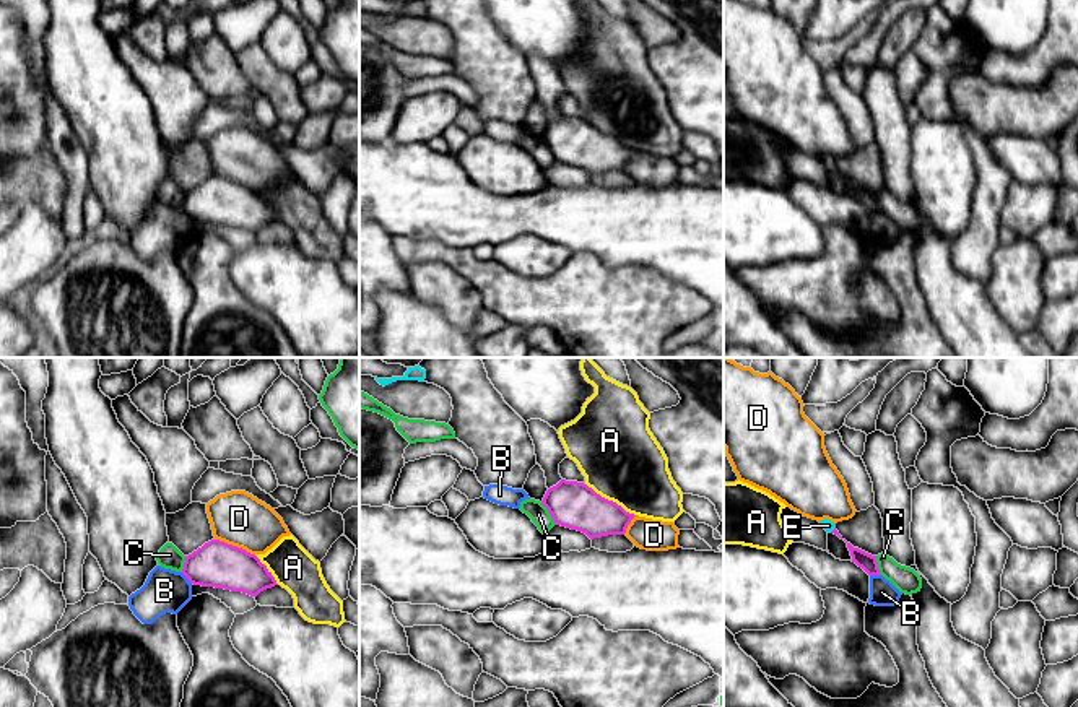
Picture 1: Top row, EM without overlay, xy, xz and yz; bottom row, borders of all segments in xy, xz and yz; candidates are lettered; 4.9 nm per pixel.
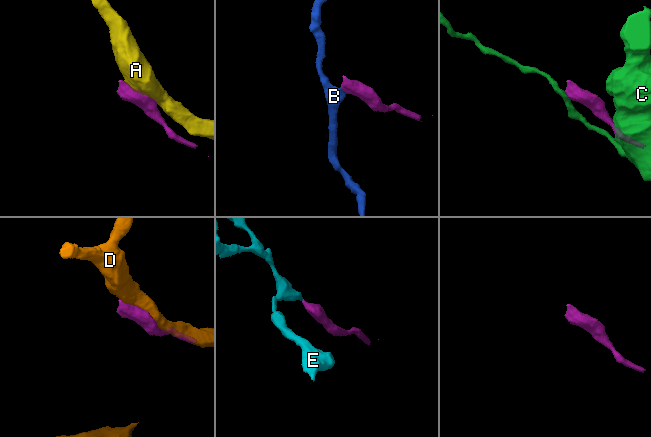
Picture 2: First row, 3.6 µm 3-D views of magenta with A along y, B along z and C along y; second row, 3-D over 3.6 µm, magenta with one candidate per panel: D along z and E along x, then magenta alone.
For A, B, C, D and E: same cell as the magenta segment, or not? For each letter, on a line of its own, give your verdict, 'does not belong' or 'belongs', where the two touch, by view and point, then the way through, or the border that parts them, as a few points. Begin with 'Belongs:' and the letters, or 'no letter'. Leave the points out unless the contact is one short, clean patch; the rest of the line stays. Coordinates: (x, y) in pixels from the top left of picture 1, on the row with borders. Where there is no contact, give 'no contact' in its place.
Belongs: E
A: does not belong; meets magenta in xz at (610, 501)
B: does not belong; meets magenta in xy at (187, 577); border along xy (181, 572), (191, 584)
C: does not belong; meets magenta in xz at (550, 512); border along xz (540, 503), (556, 524)
D: does not belong; meets magenta in xy at (234, 546)
E: belongs; meets magenta in yz at (833, 530); runs through yz (834, 530), (833, 530), (828, 525)

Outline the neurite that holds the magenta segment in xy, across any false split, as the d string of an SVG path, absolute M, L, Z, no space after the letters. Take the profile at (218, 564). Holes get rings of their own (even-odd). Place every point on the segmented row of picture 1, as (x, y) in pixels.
M211 540L185 556L182 574L193 585L242 592L250 596L278 585L255 554L220 540Z

